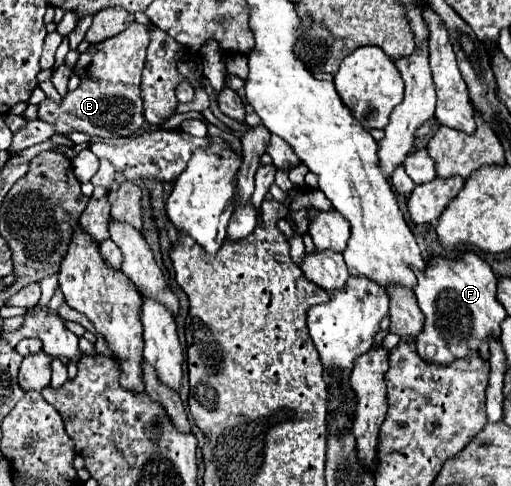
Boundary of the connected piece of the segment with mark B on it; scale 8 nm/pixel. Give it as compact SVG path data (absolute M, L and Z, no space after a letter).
M134 22L122 34L90 46L86 54L80 54L74 68L74 72L82 78L80 86L74 92L68 92L62 104L52 102L50 98L42 100L38 118L54 124L56 132L64 136L68 136L72 130L98 136L100 140L112 140L116 136L134 134L144 124L140 80L146 62L148 42L150 30Z

